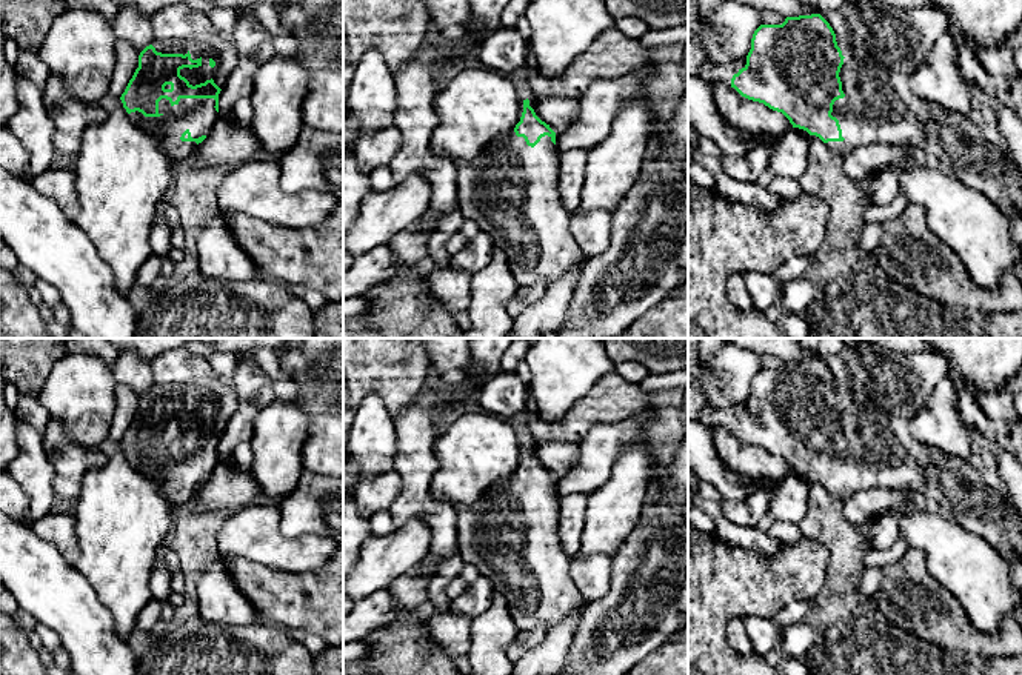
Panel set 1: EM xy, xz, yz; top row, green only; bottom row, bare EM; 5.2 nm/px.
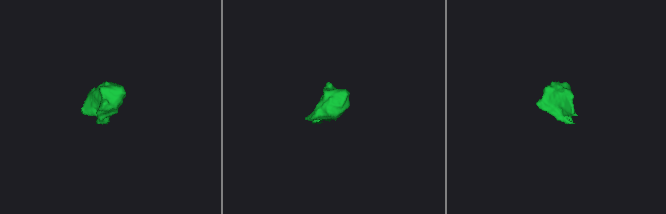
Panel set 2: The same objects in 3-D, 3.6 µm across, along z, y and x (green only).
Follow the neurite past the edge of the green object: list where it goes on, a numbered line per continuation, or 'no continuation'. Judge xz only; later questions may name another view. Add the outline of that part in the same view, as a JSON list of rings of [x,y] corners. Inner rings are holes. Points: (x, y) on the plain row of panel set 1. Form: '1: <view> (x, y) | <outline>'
1: xz (510, 534) | [[[513,475],[468,506],[457,506],[457,543],[463,563],[476,566],[506,601],[519,632],[549,630],[585,598],[569,575],[569,558],[557,537],[560,497],[545,480],[531,492]]]

